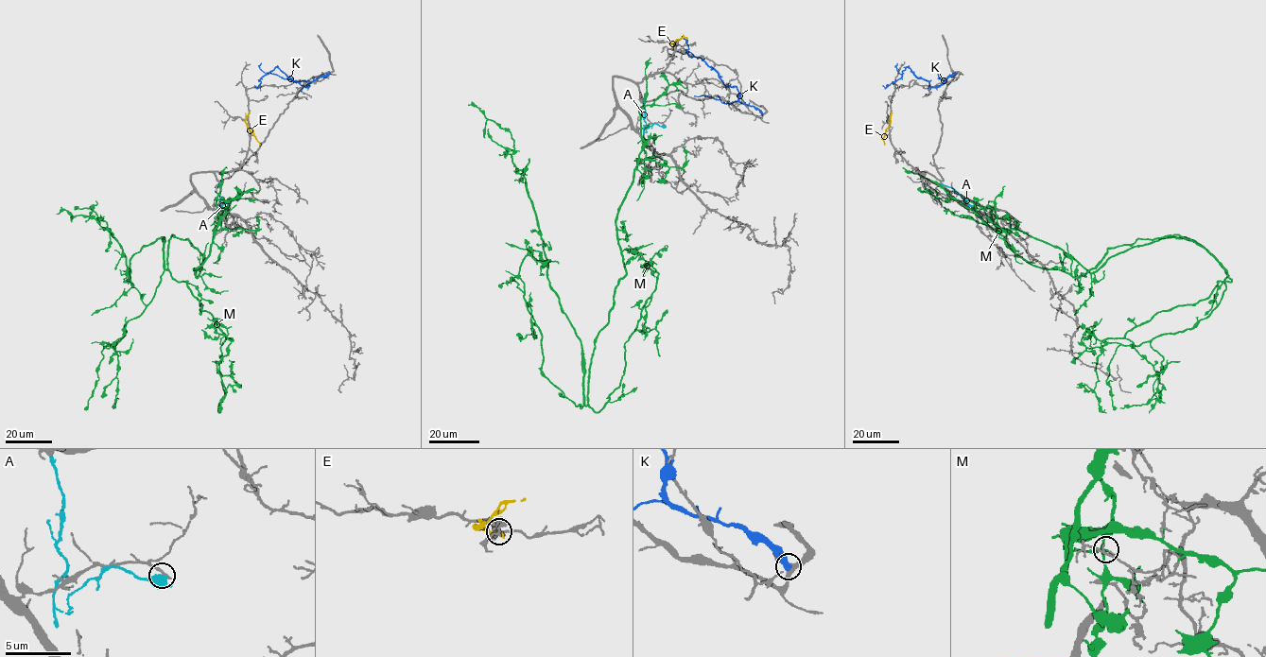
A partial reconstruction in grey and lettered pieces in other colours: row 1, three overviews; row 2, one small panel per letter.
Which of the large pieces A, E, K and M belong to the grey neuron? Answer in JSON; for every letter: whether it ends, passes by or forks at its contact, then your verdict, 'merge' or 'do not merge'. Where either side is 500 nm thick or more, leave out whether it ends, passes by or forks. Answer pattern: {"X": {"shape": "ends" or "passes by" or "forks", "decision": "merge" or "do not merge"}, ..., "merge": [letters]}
{"A": {"decision": "do not merge"}, "E": {"shape": "ends", "decision": "do not merge"}, "K": {"decision": "do not merge"}, "M": {"shape": "ends", "decision": "do not merge"}, "merge": []}

